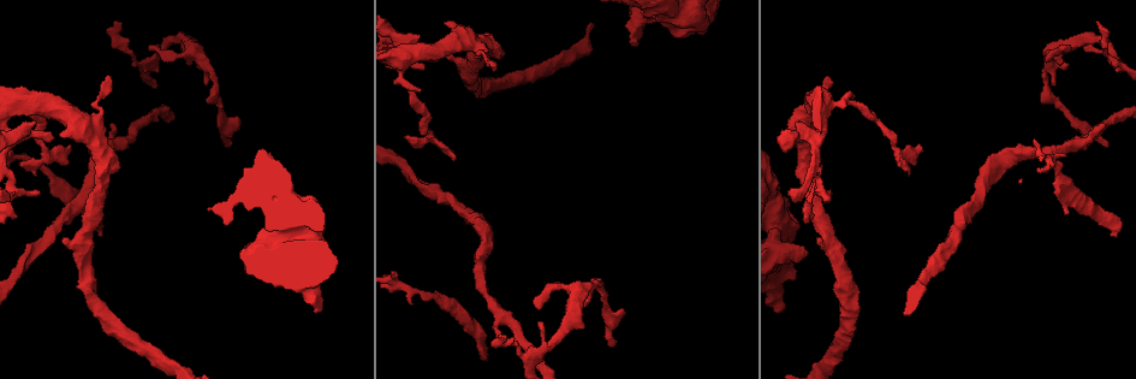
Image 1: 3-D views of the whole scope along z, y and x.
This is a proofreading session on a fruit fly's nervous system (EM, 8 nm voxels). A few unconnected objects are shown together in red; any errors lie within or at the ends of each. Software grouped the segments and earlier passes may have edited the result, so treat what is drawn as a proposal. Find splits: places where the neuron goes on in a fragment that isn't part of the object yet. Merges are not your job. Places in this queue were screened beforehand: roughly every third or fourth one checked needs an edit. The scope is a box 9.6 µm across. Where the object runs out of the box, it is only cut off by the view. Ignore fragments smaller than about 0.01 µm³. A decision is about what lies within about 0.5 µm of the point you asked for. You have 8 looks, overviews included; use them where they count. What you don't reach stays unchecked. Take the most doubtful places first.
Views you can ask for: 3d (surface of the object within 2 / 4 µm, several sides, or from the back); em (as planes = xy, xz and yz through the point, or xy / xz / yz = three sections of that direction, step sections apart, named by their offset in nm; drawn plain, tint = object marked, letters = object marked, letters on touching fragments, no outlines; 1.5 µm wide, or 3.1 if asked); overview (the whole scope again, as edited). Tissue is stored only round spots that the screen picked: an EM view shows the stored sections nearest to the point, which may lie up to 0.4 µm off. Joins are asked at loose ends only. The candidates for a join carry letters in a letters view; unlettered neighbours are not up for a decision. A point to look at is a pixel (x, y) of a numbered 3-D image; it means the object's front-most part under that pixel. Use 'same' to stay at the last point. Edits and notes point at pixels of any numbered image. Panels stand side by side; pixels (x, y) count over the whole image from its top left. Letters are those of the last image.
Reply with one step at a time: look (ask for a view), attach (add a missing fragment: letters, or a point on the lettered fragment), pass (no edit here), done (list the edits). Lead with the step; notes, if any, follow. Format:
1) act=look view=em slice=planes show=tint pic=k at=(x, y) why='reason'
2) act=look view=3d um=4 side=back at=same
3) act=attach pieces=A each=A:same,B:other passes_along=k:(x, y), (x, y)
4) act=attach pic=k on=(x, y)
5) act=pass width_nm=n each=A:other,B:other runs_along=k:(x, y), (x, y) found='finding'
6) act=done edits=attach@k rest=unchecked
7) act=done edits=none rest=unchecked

act=look view=em slice=planes show=letters pic=1 at=(1113, 236) why='an open end'

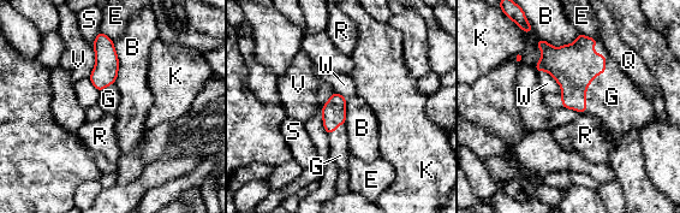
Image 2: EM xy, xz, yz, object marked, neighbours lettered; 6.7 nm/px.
act=attach pieces=G longest_contact=G:480nm each=B:other,E:other,G:same,K:other,Q:other,R:other,S:other,V:other,W:other found='it goes on there'

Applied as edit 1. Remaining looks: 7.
act=look view=3d um=4 pic=1 at=(780, 311) why='an open end'

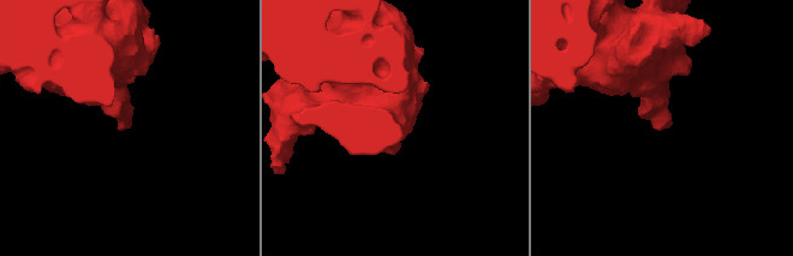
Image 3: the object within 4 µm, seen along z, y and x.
act=look view=em slice=xy step=8 show=letters pic=3 at=(658, 127)

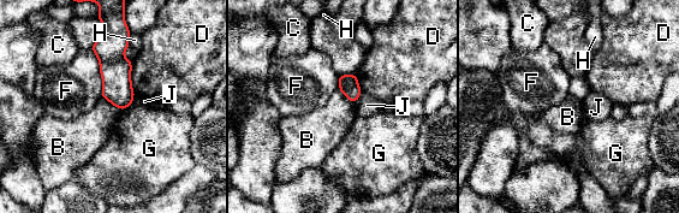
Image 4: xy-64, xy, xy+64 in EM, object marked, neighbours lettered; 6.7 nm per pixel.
act=look view=em slice=xz step=8 show=letters at=same

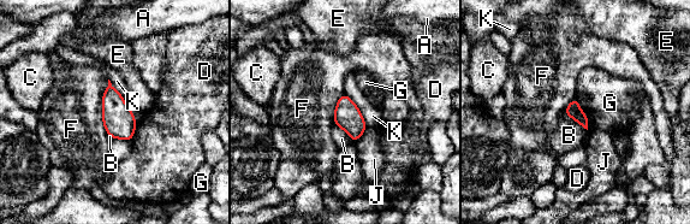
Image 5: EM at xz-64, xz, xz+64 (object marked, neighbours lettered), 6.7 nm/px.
act=pass longest_contact=F:380nm each=A:other,B:other,C:other,D:other,E:other,F:other,G:other,J:other,K:other border=5:(575, 98), (588, 119), (588, 129) found='none of them fits'

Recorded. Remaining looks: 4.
act=look view=em slice=planes show=letters pic=1 at=(435, 62) why='an open end'

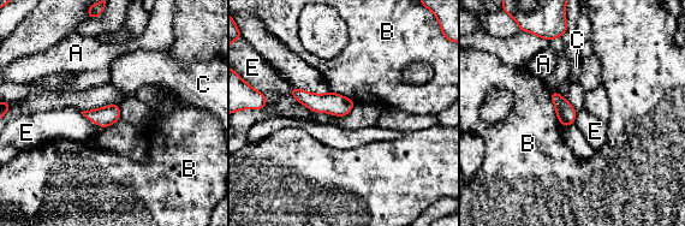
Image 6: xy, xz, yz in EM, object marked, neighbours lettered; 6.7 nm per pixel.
act=pass longest_contact=E:220nm each=A:other,B:other,C:other,E:other border=6:(291, 87), (290, 93), (311, 112) found='none of them fits'

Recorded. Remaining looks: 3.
act=done edits=attach@2 rest=unchecked

